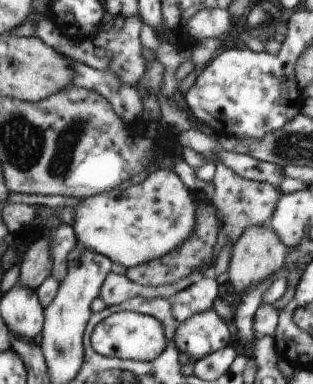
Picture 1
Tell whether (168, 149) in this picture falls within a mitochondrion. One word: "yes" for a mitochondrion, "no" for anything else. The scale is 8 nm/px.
no

